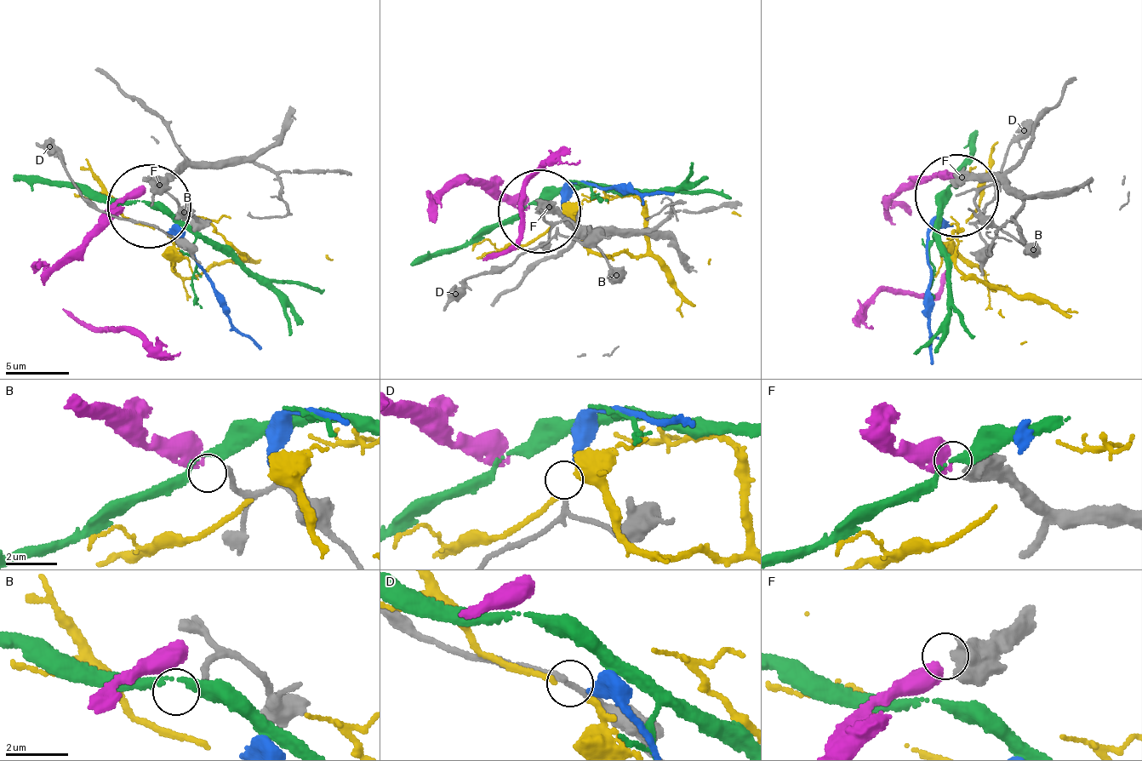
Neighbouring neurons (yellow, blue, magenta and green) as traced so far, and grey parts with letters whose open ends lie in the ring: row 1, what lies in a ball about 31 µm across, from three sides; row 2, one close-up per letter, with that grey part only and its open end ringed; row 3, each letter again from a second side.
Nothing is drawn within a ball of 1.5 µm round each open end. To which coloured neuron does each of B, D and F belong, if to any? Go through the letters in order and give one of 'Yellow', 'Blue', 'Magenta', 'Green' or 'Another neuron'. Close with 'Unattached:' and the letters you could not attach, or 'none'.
B: Another neuron
D: Blue
F: Magenta
Unattached: B

